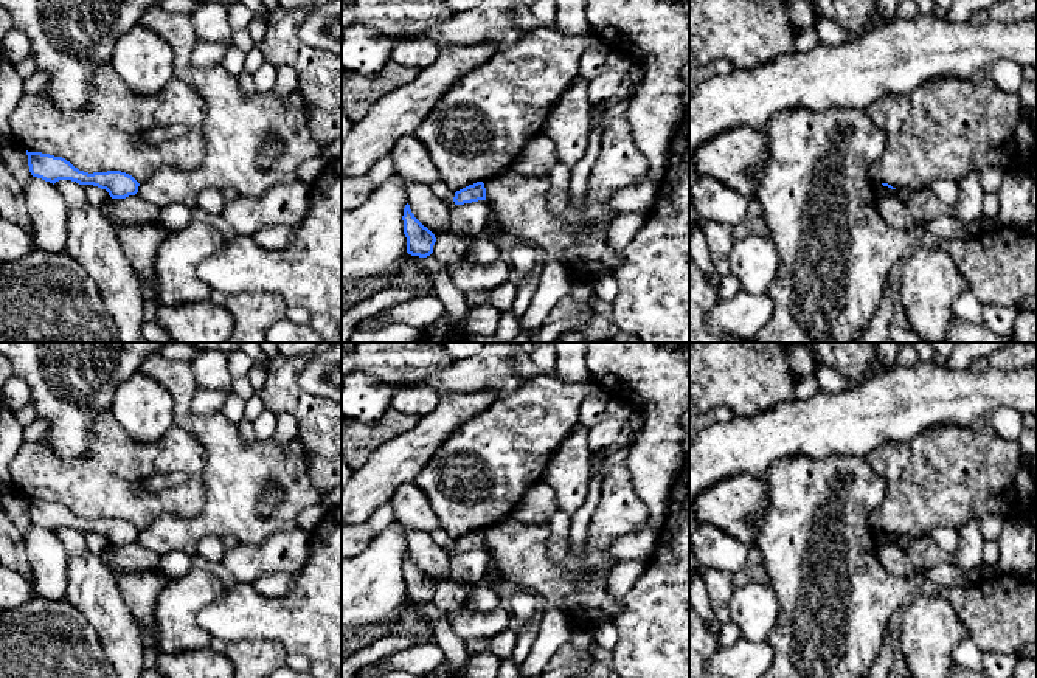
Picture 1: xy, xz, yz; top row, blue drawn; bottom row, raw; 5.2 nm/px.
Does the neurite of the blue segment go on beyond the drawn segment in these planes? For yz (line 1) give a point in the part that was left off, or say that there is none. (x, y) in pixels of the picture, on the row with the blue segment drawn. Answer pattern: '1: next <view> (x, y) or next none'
1: next none

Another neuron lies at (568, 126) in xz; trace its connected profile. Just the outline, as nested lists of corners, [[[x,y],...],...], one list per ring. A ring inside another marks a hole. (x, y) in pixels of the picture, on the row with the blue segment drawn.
[[[579,76],[557,98],[542,133],[556,143],[559,161],[571,169],[584,158],[591,132],[593,106],[587,98],[588,79]]]

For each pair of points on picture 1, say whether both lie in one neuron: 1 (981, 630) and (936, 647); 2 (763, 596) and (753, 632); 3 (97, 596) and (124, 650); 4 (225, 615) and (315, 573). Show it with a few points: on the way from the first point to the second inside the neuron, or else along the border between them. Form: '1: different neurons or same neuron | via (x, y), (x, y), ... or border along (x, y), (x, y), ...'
1: different neurons | border along (950, 604), (969, 635)
2: same neuron | via (756, 605), (755, 622)
3: same neuron | via (106, 610), (120, 636)
4: same neuron | via (253, 616), (297, 616), (312, 601)

